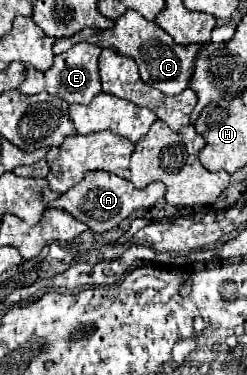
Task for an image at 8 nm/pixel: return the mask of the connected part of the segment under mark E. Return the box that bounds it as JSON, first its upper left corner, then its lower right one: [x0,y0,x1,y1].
[17,42,101,104]

